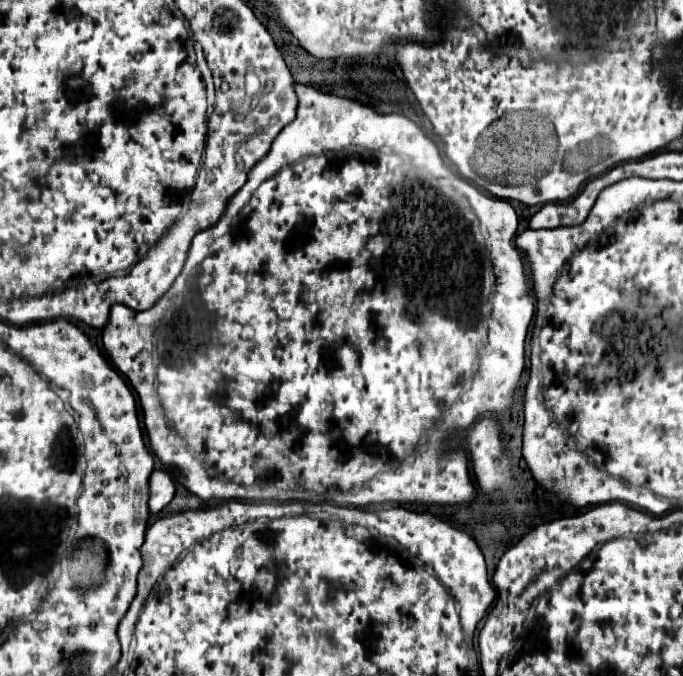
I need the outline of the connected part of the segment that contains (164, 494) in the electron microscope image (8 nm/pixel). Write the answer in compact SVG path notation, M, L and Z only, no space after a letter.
M155 469L149 477L149 511L157 515L175 495L175 479L167 469Z

